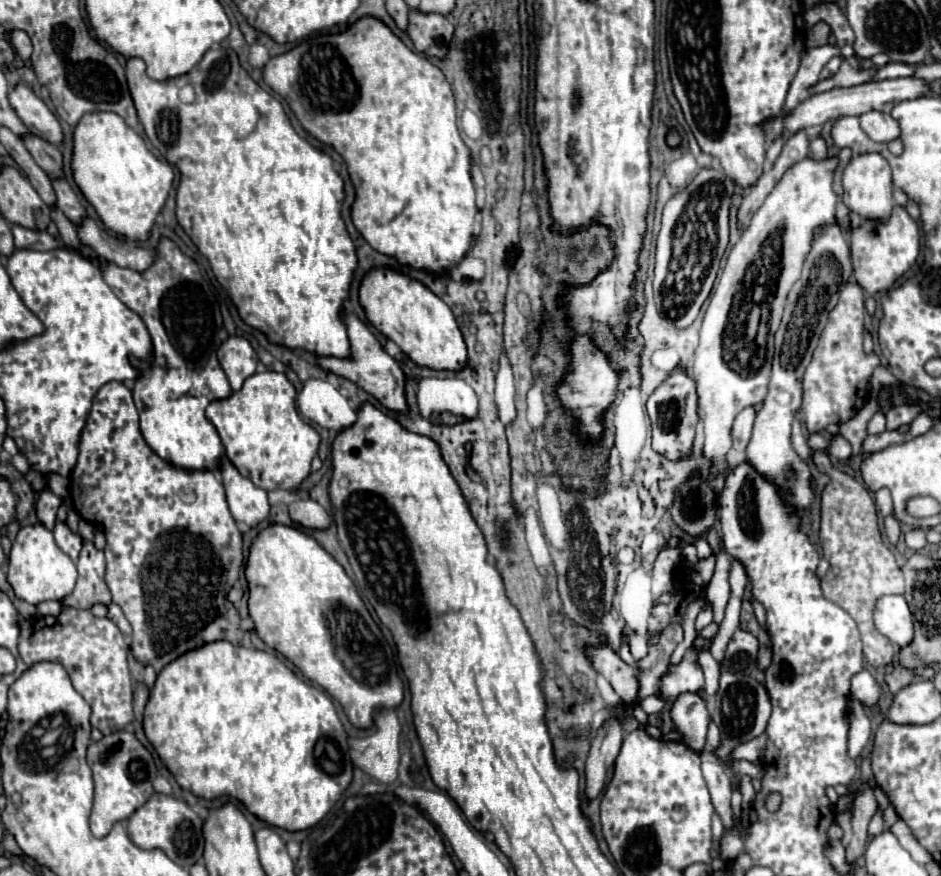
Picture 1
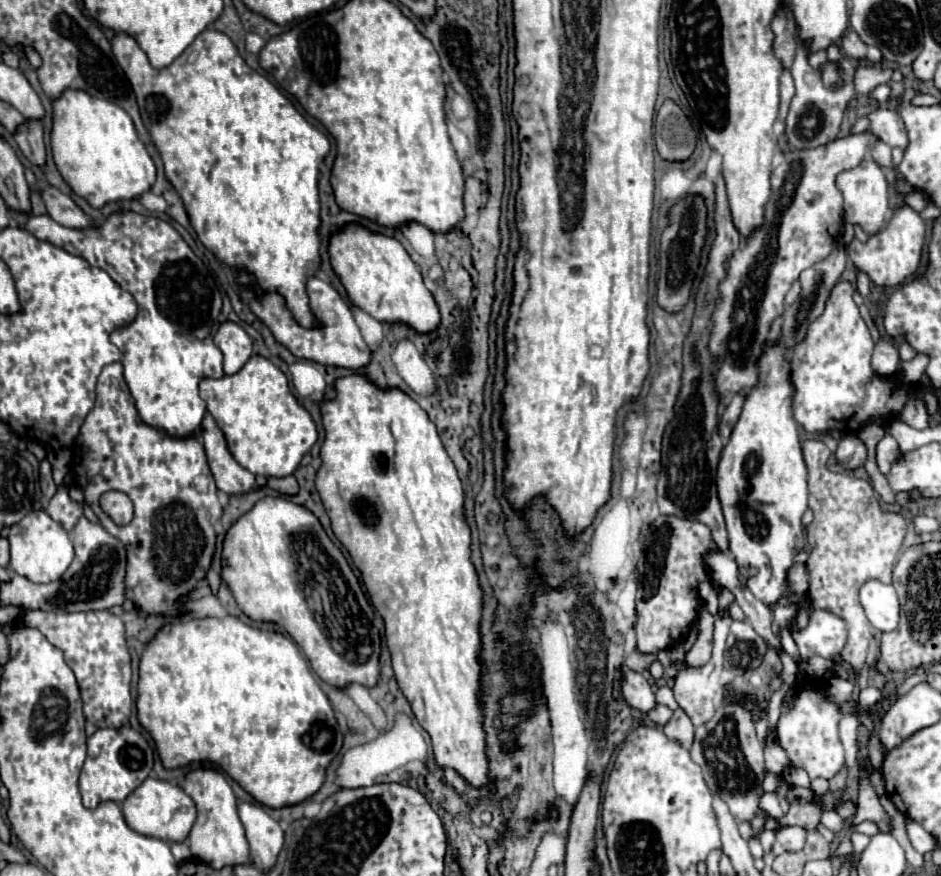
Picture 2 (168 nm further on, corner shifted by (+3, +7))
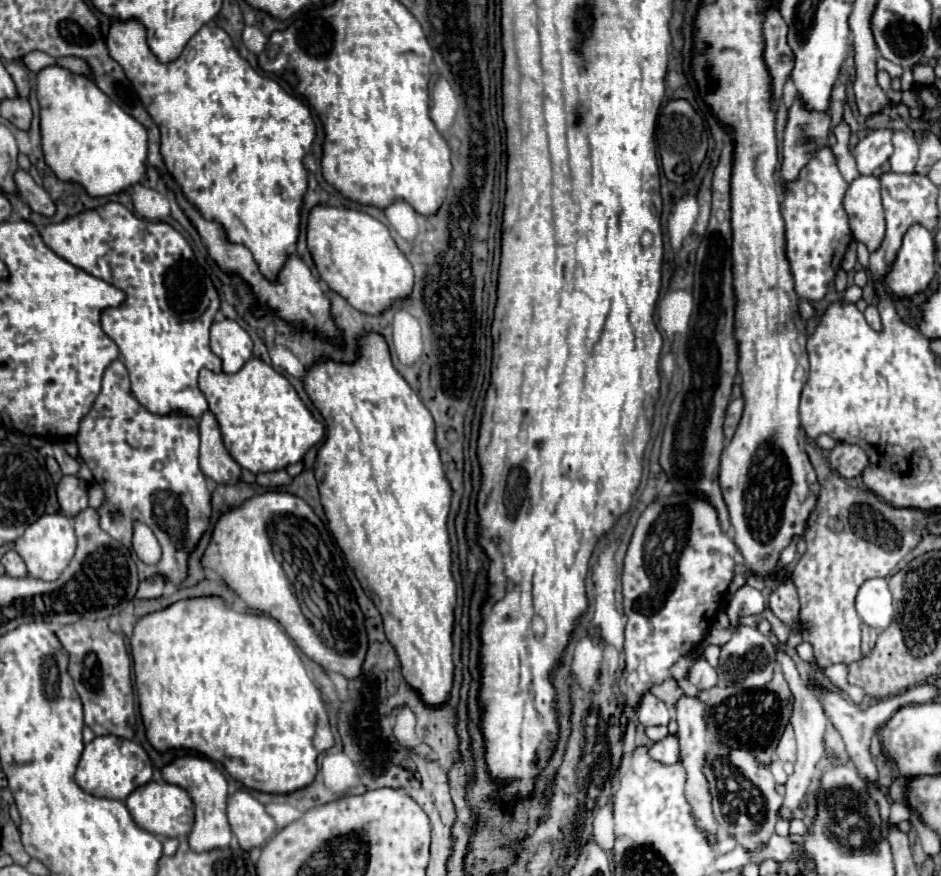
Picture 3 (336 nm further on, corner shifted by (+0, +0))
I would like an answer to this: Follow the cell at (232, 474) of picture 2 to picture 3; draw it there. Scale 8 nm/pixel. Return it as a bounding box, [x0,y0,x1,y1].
[200,412,242,484]

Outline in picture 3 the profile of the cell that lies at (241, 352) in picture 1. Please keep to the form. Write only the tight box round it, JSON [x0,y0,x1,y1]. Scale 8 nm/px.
[210,320,252,374]

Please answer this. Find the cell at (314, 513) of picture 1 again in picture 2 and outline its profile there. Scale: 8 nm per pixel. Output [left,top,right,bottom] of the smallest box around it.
[267,475,299,495]

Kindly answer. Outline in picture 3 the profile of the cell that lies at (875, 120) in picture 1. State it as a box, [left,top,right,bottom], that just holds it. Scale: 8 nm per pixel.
[890,130,918,172]

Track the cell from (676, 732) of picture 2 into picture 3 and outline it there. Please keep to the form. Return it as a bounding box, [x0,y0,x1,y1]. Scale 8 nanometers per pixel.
[650,734,680,764]

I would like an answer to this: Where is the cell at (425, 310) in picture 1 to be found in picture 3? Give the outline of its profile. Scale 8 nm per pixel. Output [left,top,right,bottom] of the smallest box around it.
[308,206,414,316]

